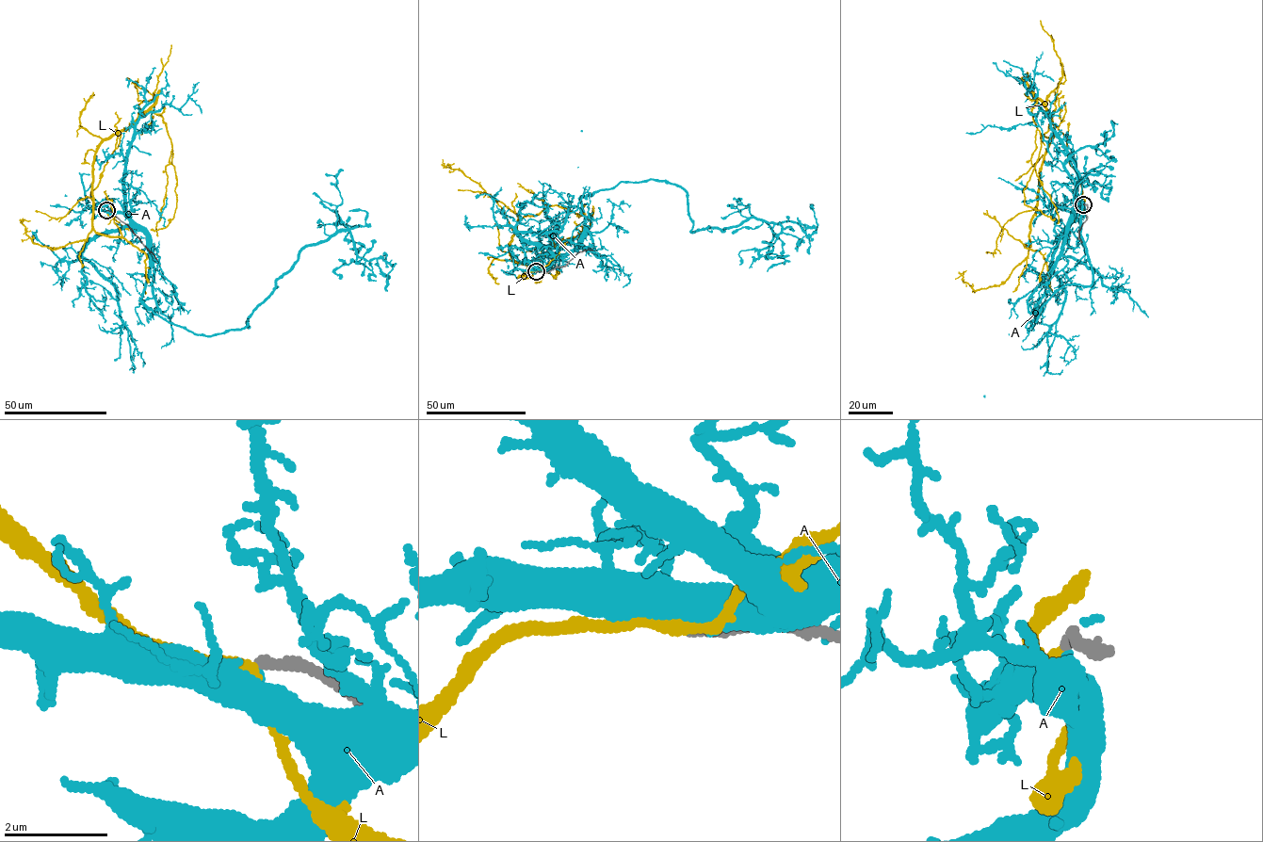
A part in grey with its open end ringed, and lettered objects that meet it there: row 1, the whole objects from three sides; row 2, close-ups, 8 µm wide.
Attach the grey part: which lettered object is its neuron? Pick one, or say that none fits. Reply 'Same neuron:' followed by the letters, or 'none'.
Same neuron: L

